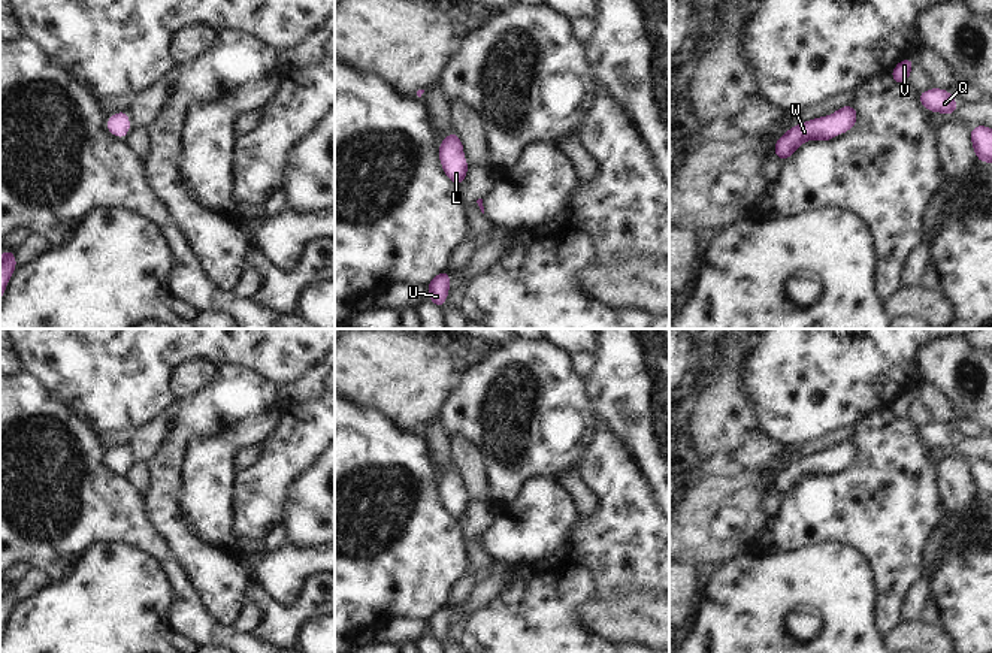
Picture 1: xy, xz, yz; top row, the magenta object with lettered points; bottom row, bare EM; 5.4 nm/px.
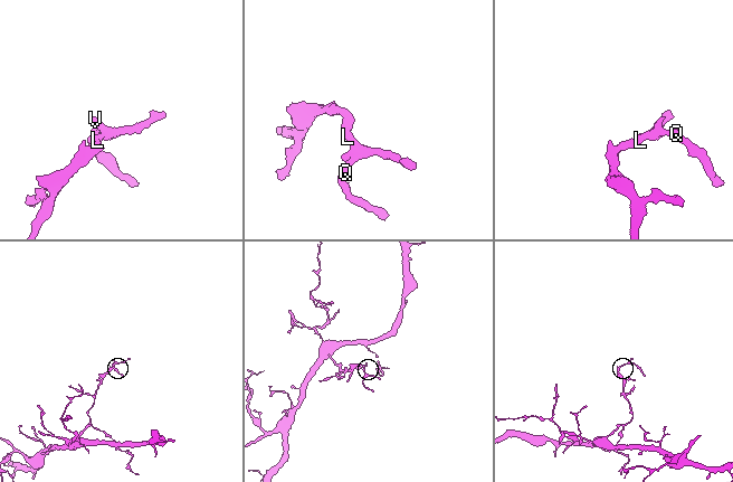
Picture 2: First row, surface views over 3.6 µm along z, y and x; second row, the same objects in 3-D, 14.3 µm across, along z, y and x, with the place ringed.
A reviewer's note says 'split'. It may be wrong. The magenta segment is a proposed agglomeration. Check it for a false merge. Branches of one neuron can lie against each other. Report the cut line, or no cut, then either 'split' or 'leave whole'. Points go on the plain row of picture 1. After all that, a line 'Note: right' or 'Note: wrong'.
no cut; leave whole
Note: wrong

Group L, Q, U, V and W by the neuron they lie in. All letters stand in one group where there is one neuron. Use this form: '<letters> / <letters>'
L Q U V W

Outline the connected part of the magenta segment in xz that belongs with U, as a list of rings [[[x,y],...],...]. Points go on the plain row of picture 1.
[[[442,605],[435,613],[430,614],[429,620],[429,634],[438,641],[442,643],[448,623],[450,623],[450,608],[447,605]]]

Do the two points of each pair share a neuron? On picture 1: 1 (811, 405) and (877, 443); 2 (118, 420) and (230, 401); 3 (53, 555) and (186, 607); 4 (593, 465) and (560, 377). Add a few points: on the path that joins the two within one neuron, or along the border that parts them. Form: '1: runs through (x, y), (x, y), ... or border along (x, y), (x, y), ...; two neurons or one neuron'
1: border along (889, 407), (870, 411), (858, 423); two neurons
2: border along (175, 399), (166, 411); two neurons
3: runs through (93, 531), (136, 531), (171, 567); one neuron
4: border along (587, 444), (586, 453), (575, 466); two neurons

